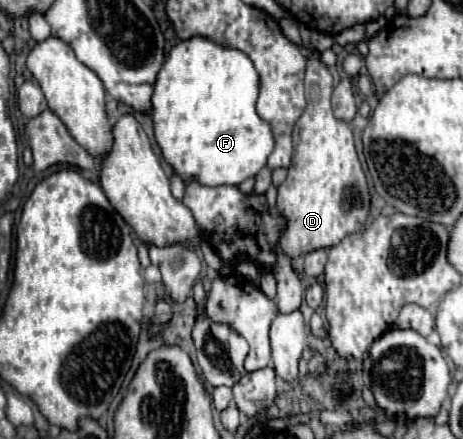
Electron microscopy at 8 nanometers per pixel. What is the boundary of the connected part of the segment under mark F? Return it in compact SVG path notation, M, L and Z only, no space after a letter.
M193 37L187 41L179 41L169 51L153 85L151 119L155 141L163 153L163 159L185 183L199 181L209 183L211 187L239 185L241 181L257 175L257 171L265 167L275 141L269 123L265 123L255 113L257 91L259 75L251 59L237 49L225 49L203 37Z

